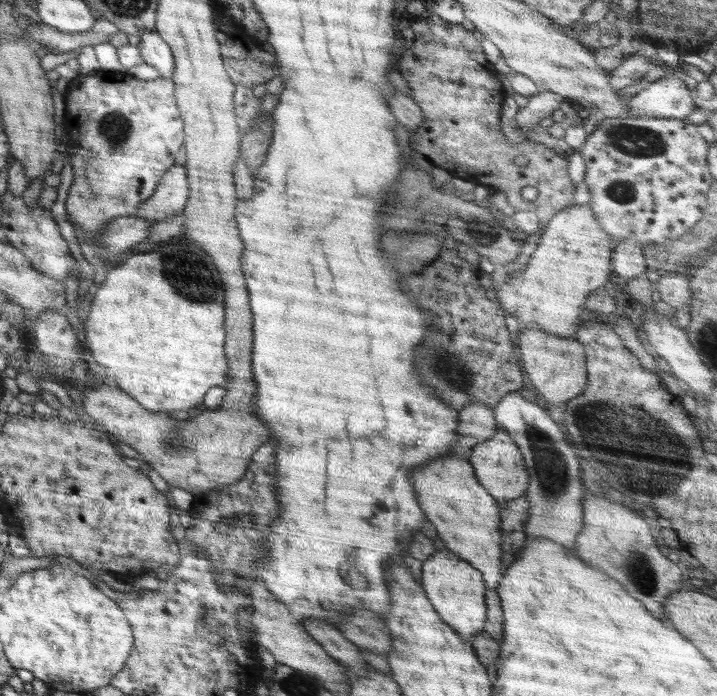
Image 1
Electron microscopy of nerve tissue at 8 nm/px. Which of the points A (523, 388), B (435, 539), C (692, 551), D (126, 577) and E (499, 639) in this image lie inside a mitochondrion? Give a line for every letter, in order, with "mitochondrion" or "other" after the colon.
A: other
B: other
C: other
D: other
E: other

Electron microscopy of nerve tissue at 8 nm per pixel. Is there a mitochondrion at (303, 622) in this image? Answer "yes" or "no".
no

